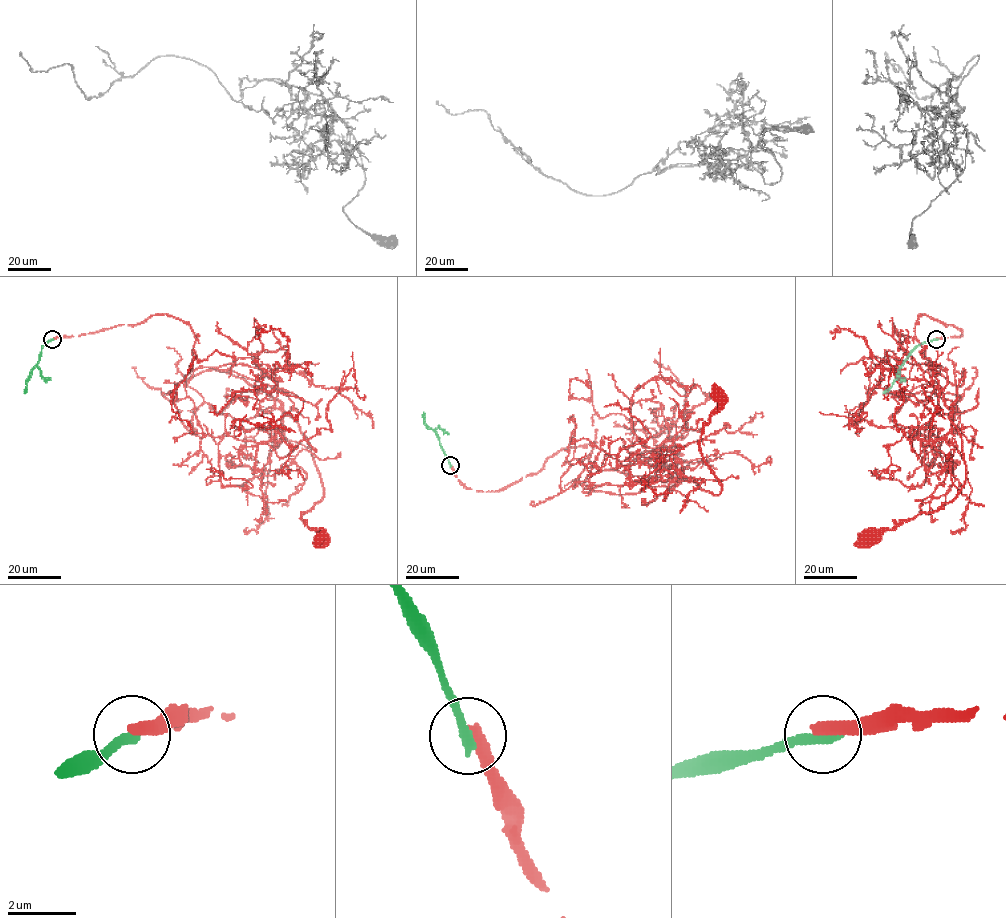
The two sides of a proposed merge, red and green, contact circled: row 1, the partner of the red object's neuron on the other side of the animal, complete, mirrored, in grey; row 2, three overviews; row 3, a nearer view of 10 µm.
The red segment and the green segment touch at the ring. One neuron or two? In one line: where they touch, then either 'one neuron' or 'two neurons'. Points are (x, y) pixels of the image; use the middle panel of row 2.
(450, 465) | two neurons

